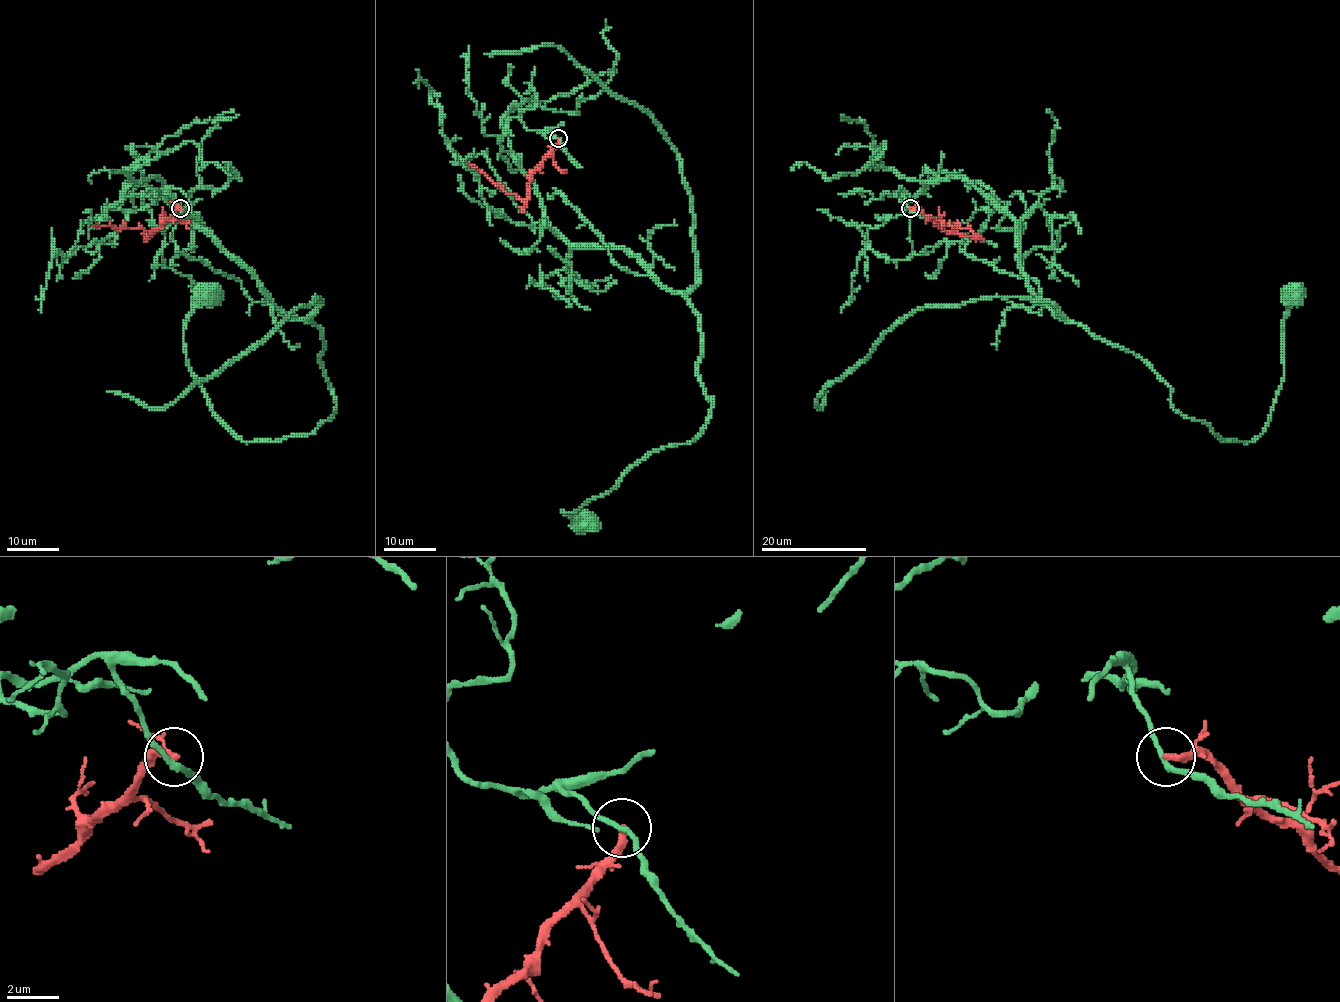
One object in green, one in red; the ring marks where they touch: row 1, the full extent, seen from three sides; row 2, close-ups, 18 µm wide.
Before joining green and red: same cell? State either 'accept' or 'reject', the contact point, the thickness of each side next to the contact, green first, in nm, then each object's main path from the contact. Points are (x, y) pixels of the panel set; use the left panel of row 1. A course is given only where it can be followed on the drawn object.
reject; at (180, 208); 200 nm thick on the green side, 300 nm on the other; green runs (180, 208), (123, 193), (156, 177), (321, 332), (334, 413), (242, 441), (187, 359), (206, 299); red runs (180, 208), (148, 237), (142, 229), (90, 226)

